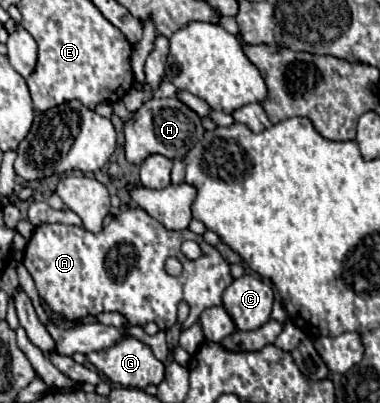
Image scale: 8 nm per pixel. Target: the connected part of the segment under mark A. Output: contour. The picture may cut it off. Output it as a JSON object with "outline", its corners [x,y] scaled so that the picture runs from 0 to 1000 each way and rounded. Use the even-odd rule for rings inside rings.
{"outline":[[[368,514],[311,529],[258,583],[163,553],[95,563],[63,623],[63,663],[84,682],[105,742],[168,792],[311,772],[342,806],[379,811],[400,797],[426,821],[463,801],[463,762],[474,747],[500,757],[500,782],[479,801],[484,821],[521,797],[521,782],[542,762],[584,757],[584,722],[611,702],[600,653],[526,583],[495,568],[447,573]],[[495,593],[526,608],[532,633],[516,648],[474,623],[474,608]],[[442,638],[463,638],[484,658],[479,682],[453,687],[432,672]]]}

